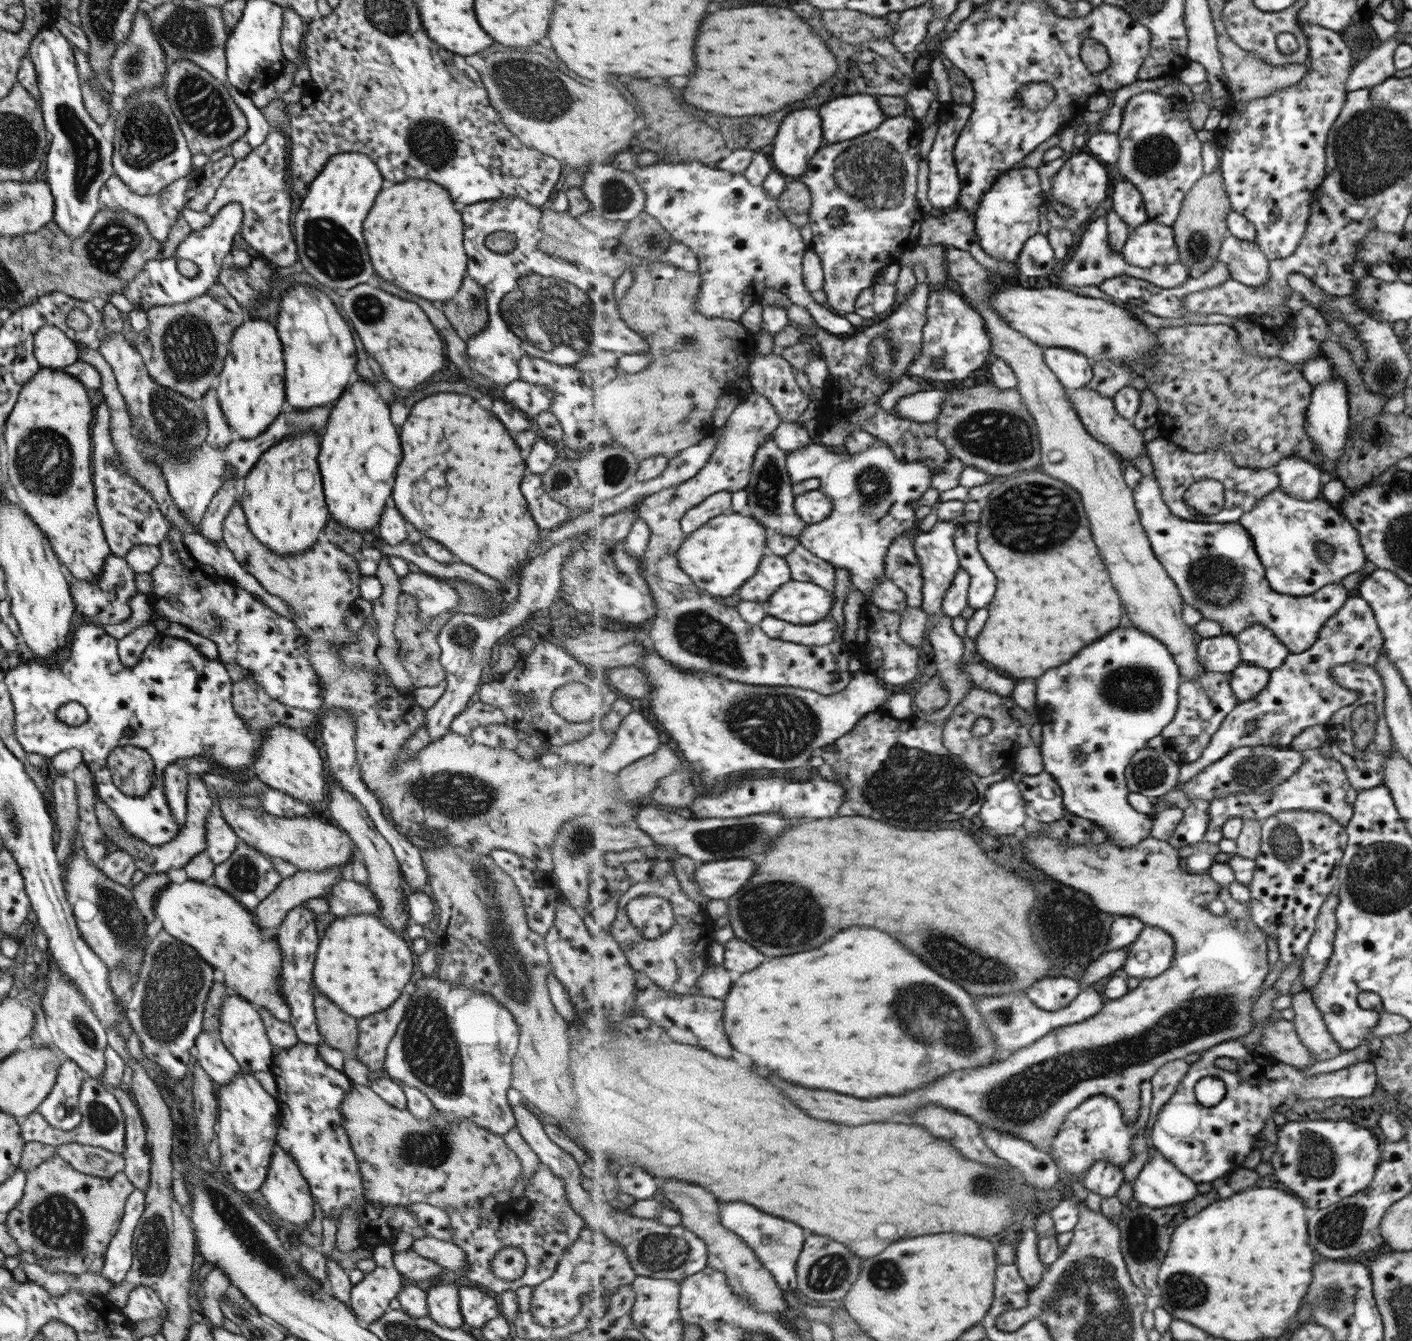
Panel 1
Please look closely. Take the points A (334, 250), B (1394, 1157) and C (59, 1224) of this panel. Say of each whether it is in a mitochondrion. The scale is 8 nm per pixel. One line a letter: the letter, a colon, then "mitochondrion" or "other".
A: mitochondrion
B: other
C: mitochondrion

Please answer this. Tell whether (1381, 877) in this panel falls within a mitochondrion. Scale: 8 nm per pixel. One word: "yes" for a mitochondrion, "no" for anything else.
yes

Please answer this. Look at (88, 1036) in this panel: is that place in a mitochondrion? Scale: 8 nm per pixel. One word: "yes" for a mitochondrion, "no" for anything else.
yes

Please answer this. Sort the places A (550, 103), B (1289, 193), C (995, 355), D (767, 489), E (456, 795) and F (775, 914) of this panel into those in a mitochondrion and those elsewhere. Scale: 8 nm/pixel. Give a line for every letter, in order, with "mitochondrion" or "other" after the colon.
A: mitochondrion
B: other
C: other
D: mitochondrion
E: mitochondrion
F: mitochondrion

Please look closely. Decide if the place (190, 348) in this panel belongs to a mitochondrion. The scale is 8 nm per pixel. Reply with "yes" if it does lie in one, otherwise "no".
yes

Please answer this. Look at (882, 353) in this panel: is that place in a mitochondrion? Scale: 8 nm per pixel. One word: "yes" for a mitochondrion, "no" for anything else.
yes

